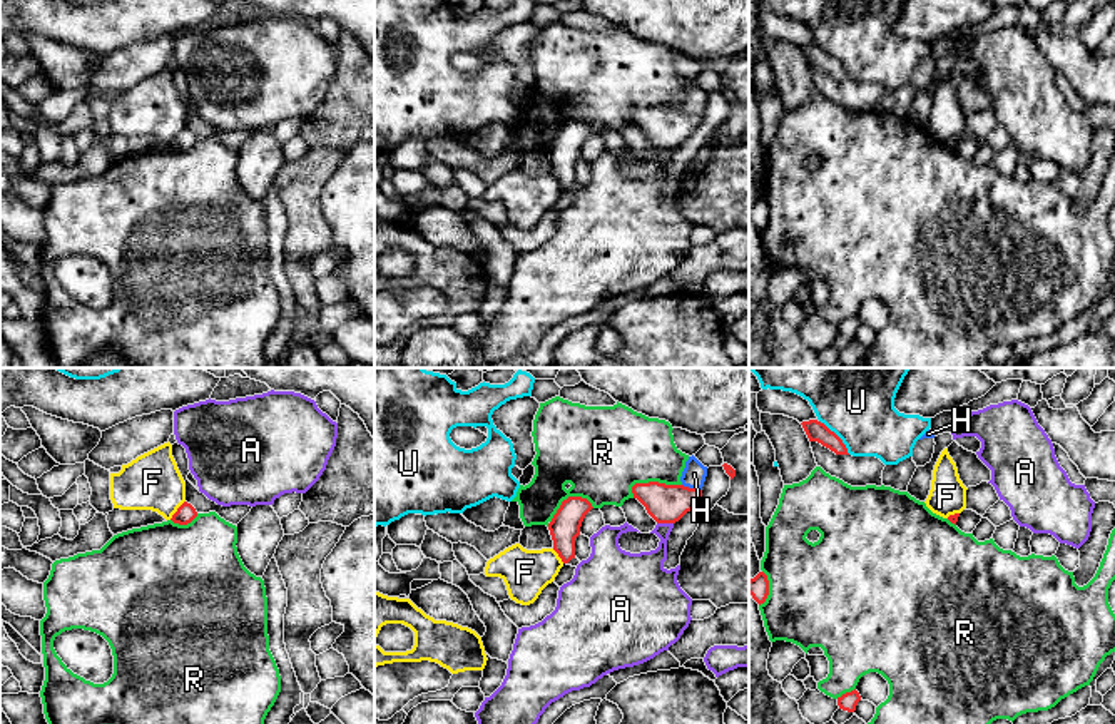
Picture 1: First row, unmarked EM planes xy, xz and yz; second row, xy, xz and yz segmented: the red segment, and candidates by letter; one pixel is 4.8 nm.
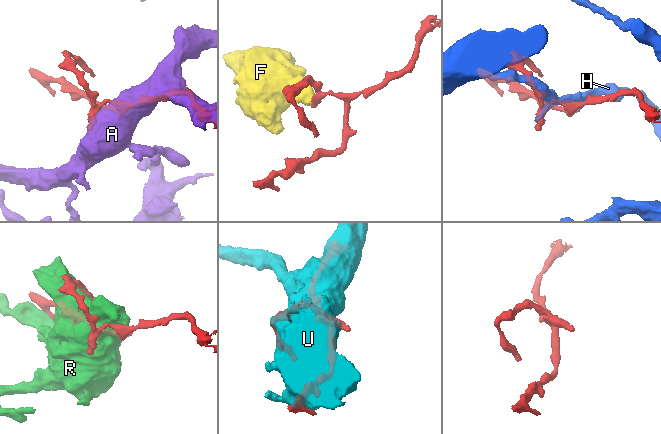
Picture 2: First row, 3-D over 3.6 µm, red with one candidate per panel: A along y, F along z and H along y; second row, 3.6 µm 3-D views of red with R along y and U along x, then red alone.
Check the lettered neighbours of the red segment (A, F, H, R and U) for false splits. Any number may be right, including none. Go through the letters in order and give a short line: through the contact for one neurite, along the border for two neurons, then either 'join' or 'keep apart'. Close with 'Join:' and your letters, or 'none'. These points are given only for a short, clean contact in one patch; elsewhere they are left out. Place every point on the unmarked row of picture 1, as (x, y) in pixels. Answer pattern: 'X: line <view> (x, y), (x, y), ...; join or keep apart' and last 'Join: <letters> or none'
A: keep apart
F: line xy (184, 126), (169, 144); keep apart
H: line xz (682, 109), (701, 116); keep apart
R: keep apart
U: keep apart
Join: none

